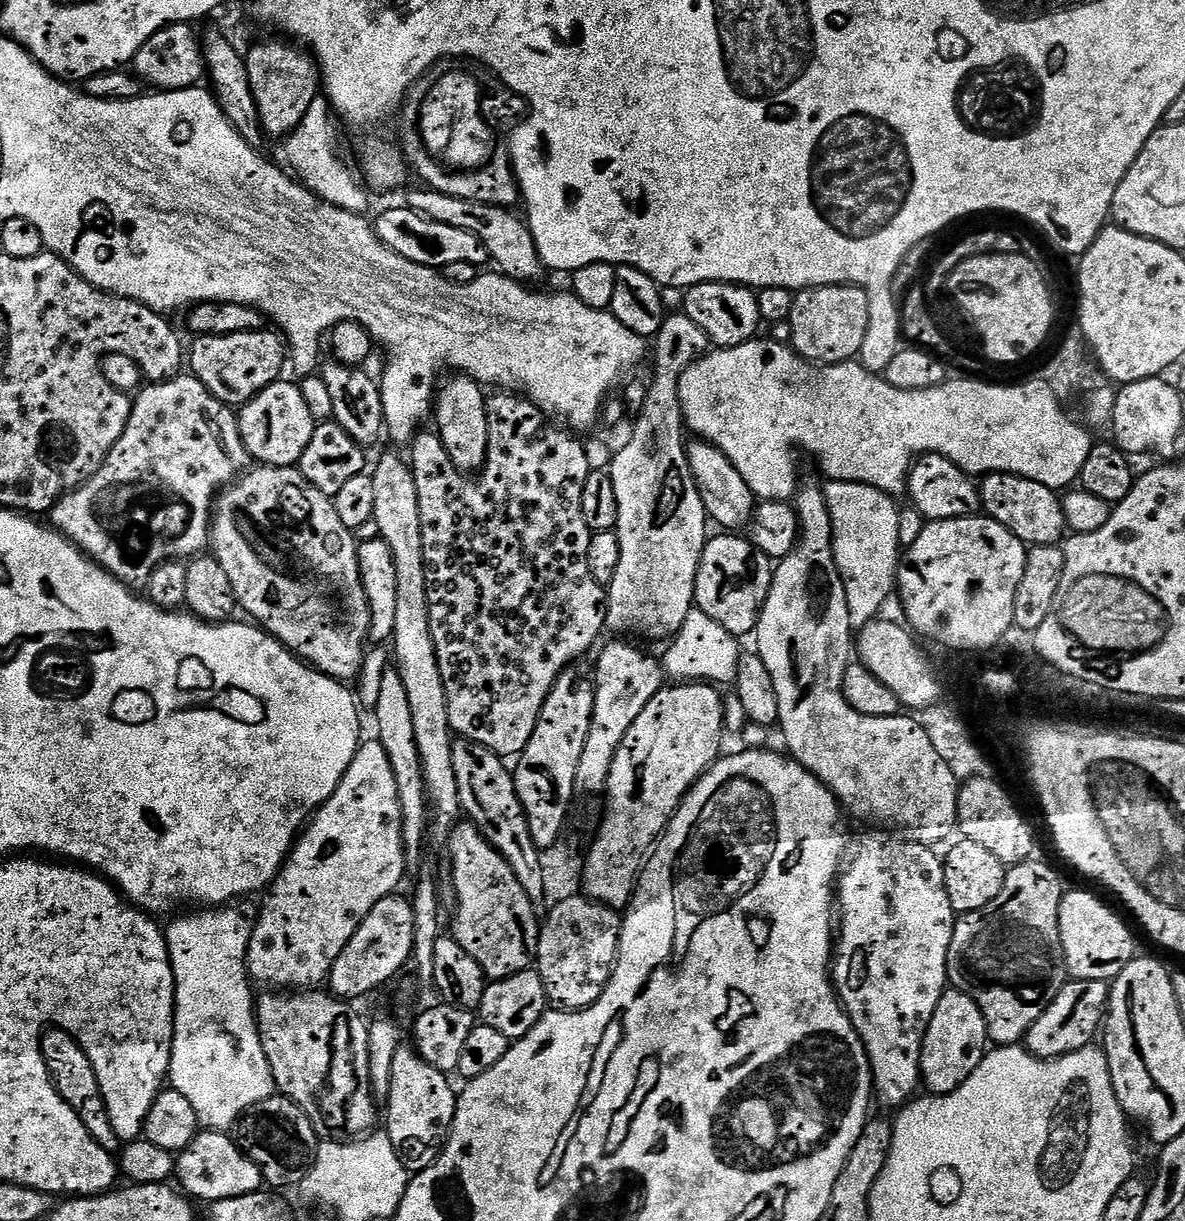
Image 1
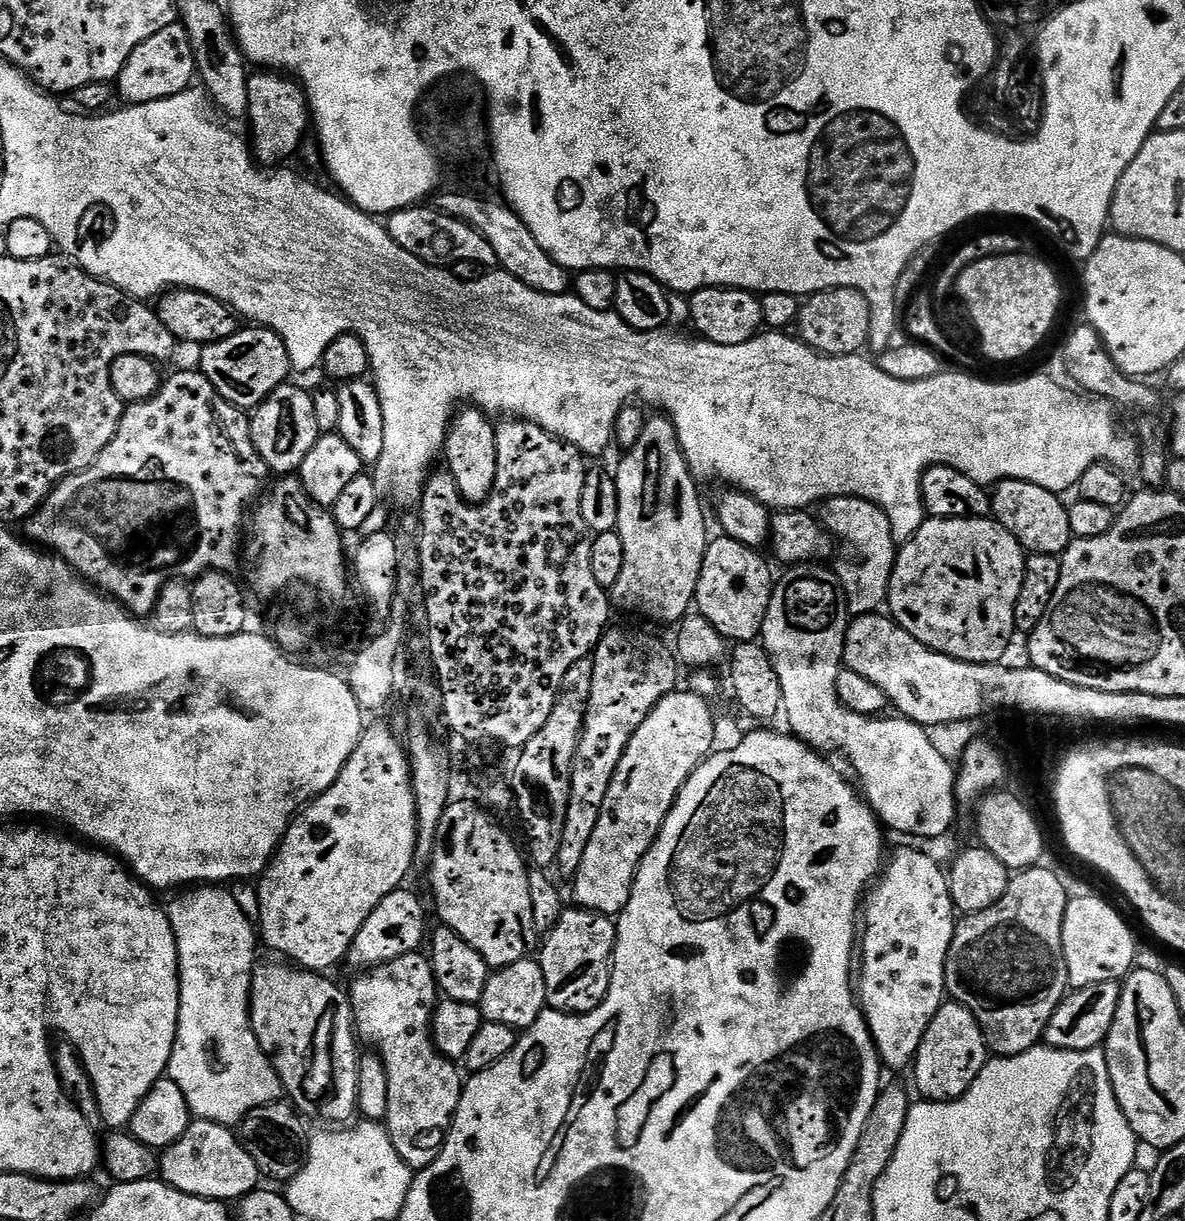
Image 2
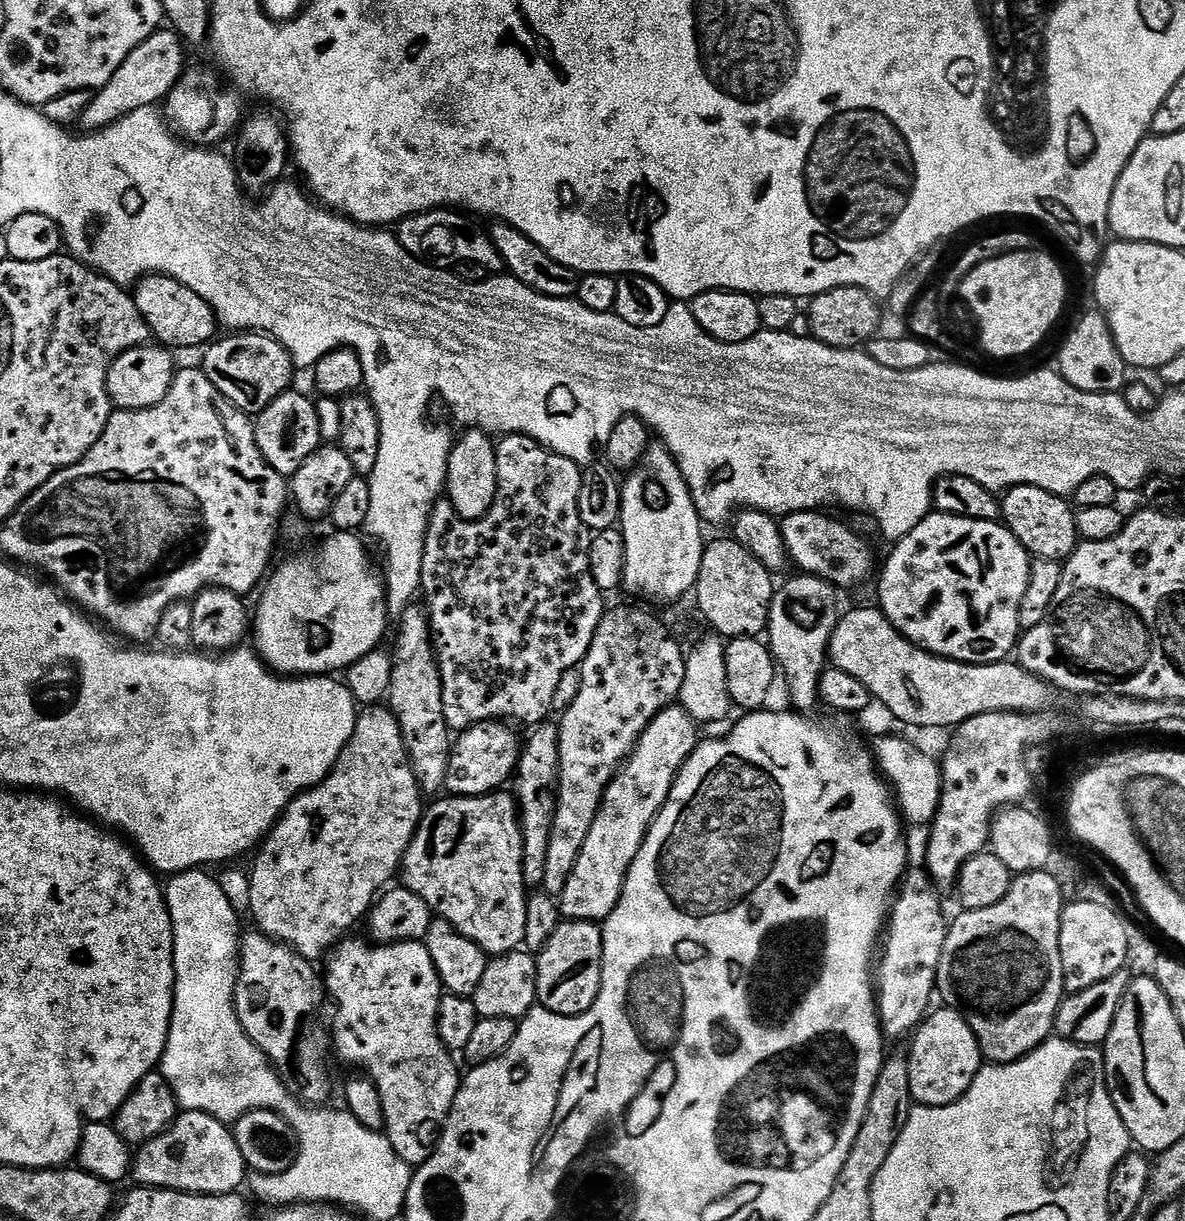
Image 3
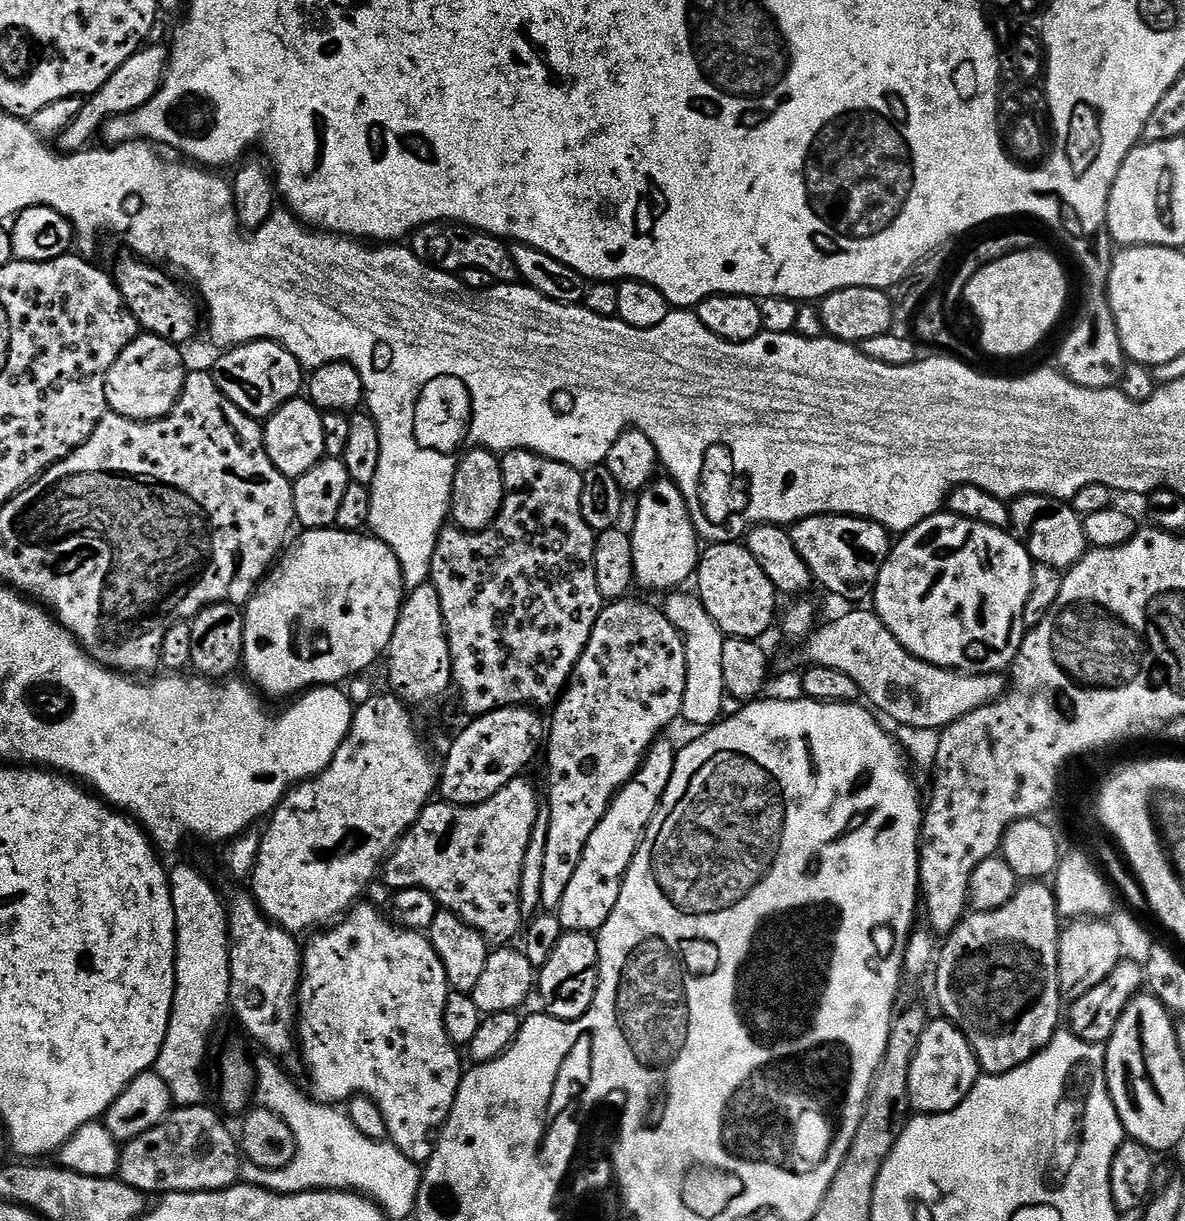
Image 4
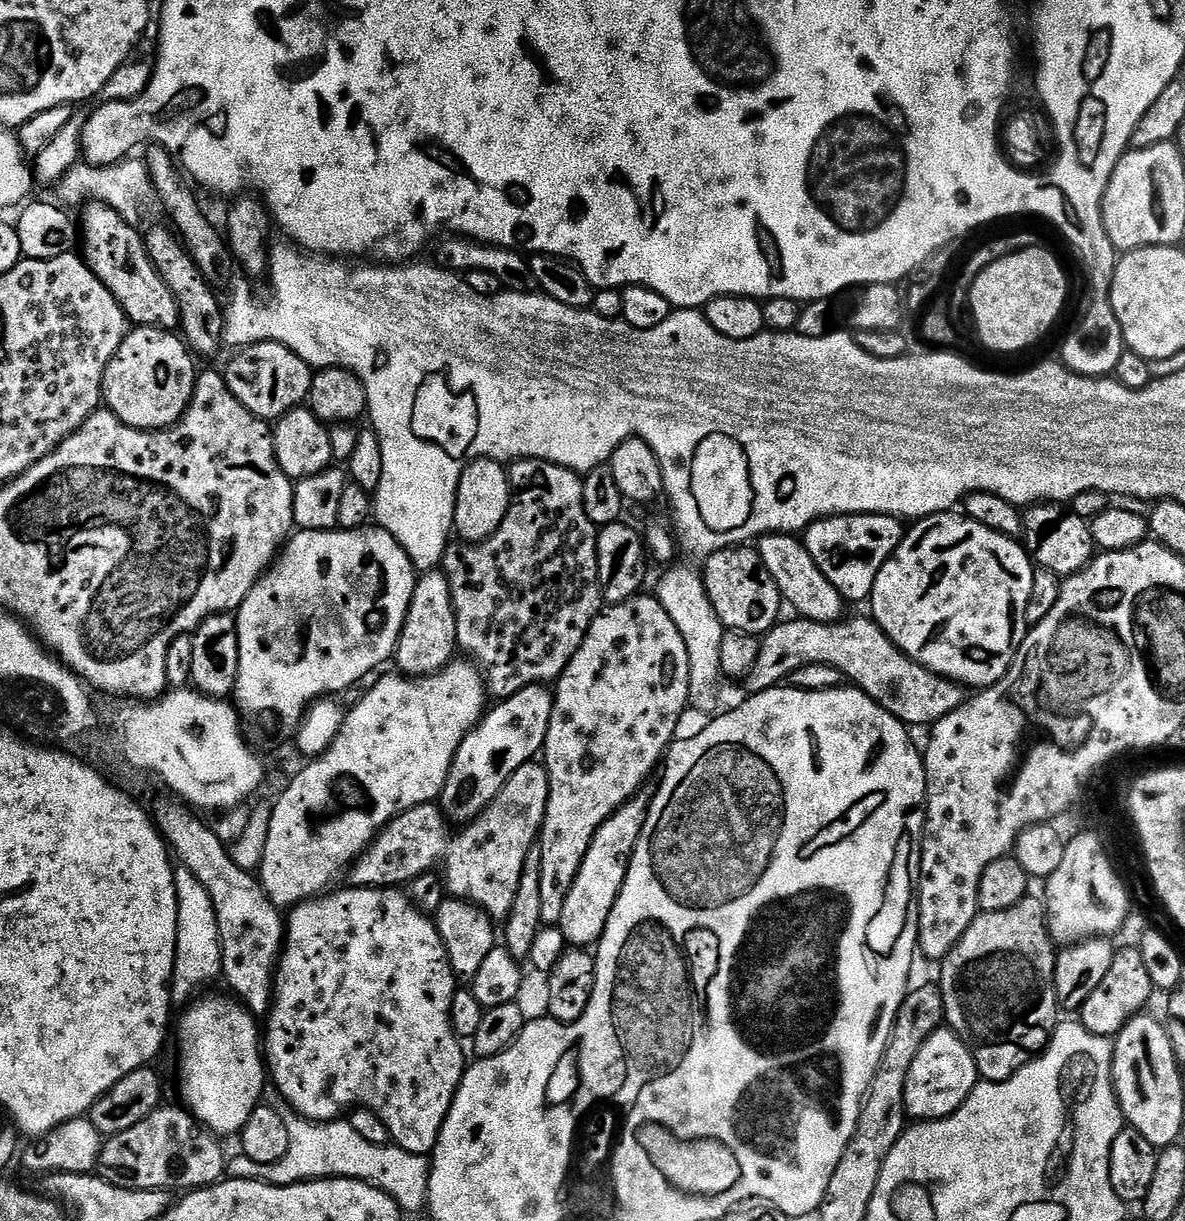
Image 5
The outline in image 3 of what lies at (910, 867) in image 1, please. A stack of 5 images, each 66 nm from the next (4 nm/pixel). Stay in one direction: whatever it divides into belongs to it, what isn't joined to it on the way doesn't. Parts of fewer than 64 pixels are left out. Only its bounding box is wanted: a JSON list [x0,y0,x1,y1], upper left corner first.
[878,871,949,1040]

